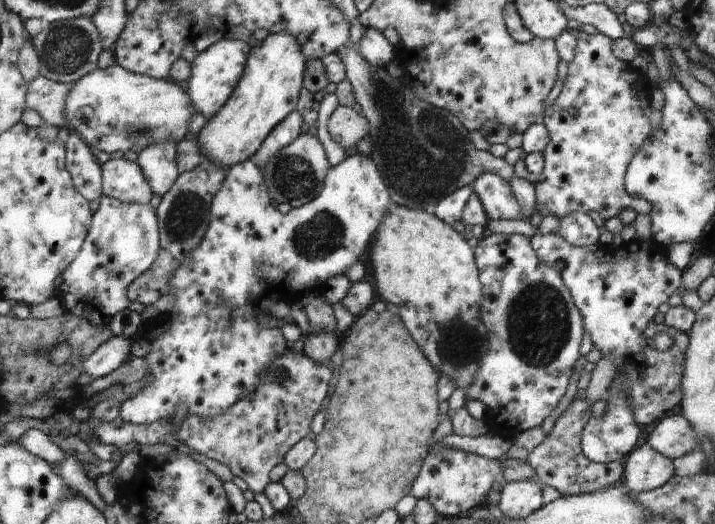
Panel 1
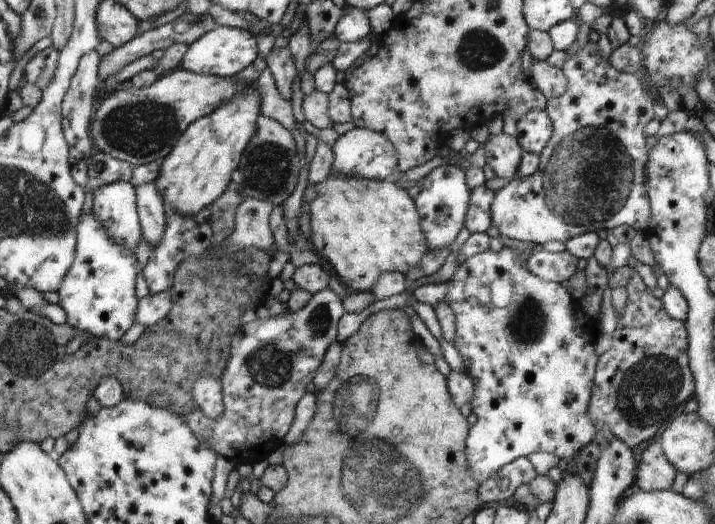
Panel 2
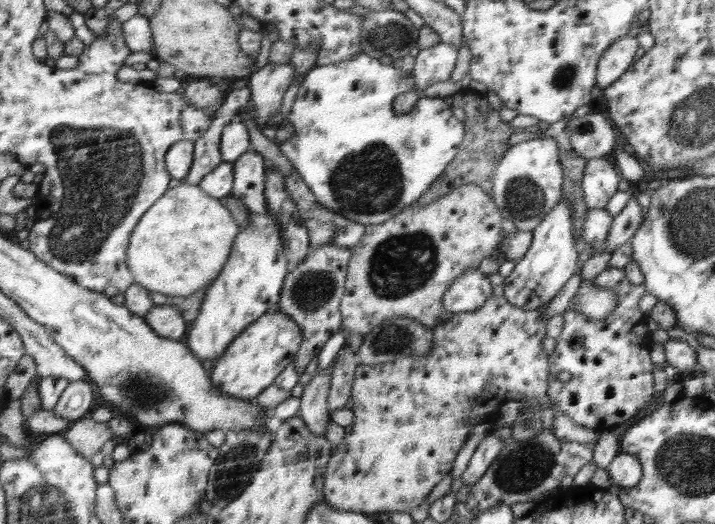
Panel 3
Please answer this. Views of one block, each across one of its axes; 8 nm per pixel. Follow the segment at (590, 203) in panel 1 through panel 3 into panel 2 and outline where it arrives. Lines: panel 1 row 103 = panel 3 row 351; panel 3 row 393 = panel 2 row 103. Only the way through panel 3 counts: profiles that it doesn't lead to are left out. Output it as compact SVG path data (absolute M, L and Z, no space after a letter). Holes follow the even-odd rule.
M593 40L588 41L581 50L568 58L561 69L564 72L564 76L566 76L566 80L568 80L568 90L558 98L550 98L550 100L547 100L545 111L552 121L553 133L551 140L547 142L543 152L539 154L540 166L538 171L532 174L532 176L522 180L515 178L513 181L510 181L508 186L504 186L504 188L494 193L494 198L490 205L490 216L492 220L491 232L503 238L510 238L510 240L540 245L554 240L565 242L572 237L587 233L588 231L606 230L612 232L613 230L620 230L620 226L630 226L634 228L636 232L643 232L644 228L648 228L648 220L651 220L651 204L648 204L648 196L650 194L646 194L648 146L646 146L646 140L644 140L644 138L646 138L646 136L644 136L644 126L654 118L654 106L652 106L654 102L652 102L650 94L648 94L649 88L646 88L646 86L638 80L638 76L620 72L610 65L609 58L600 54L598 45Z

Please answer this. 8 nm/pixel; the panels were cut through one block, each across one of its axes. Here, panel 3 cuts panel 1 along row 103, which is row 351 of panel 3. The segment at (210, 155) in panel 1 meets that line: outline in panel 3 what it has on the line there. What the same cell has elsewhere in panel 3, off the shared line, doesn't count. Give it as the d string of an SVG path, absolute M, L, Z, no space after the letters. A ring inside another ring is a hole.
M275 310L263 314L232 340L232 344L214 366L211 379L222 392L230 396L255 400L294 363L302 342L302 328L291 317Z

